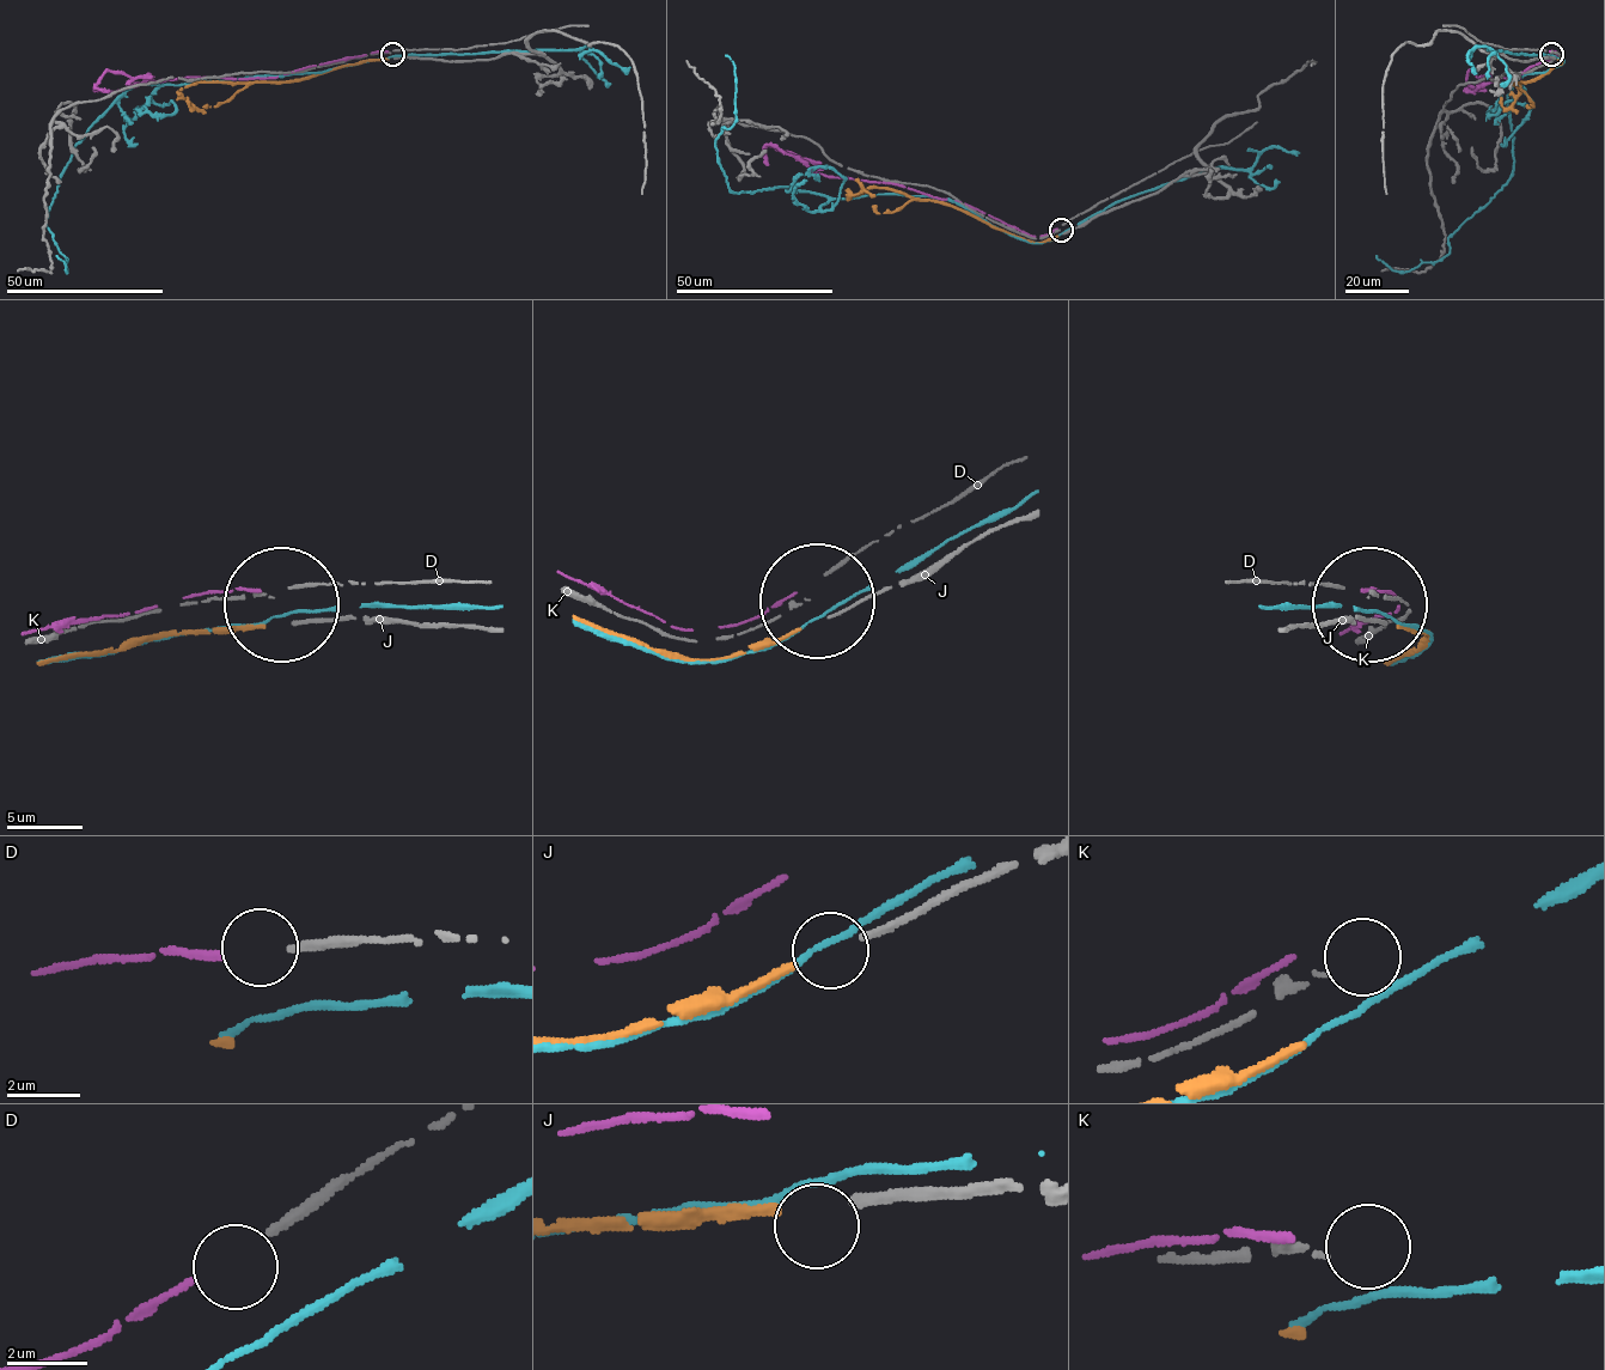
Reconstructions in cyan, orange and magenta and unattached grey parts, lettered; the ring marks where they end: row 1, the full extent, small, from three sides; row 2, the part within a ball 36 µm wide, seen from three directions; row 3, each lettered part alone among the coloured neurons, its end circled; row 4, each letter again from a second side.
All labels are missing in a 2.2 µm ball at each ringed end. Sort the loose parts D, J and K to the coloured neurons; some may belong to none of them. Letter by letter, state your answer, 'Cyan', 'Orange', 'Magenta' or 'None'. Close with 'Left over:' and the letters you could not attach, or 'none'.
D: Magenta
J: Orange
K: None
Left over: K

